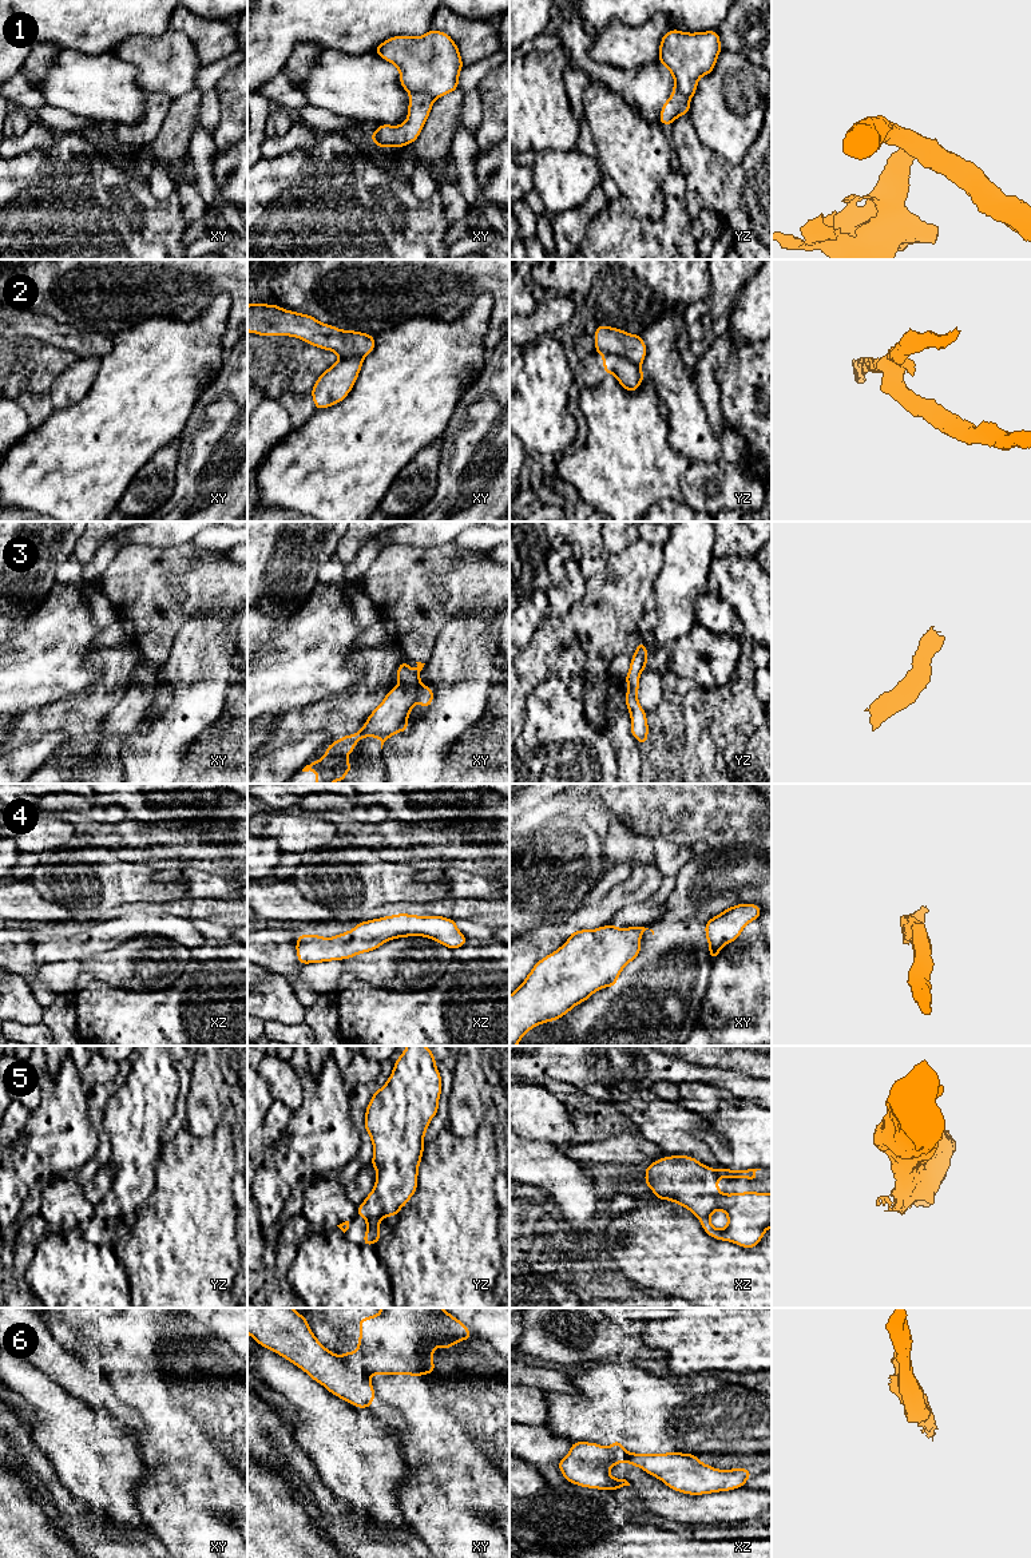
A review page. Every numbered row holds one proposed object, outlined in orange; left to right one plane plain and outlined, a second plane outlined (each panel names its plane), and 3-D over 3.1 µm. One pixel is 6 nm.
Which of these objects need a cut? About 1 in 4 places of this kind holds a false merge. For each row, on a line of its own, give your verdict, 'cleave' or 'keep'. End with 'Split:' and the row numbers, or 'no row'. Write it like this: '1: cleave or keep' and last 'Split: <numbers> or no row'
1: cleave
2: cleave
3: keep
4: keep
5: cleave
6: cleave
Split: 1, 2, 5, 6

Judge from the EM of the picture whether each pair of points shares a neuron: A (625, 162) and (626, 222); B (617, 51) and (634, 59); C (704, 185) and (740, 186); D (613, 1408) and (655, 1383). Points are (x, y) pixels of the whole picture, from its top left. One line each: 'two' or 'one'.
A: two
B: one
C: one
D: one

